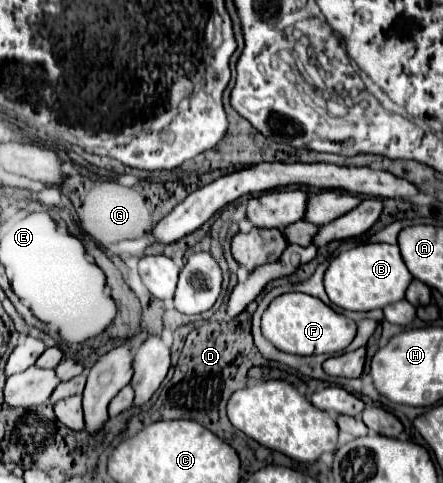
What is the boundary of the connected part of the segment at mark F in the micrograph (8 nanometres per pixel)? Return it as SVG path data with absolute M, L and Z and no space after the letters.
M288 292L274 298L266 308L262 316L262 334L268 342L276 344L276 348L288 354L340 354L354 340L356 324L354 320L326 306L320 298L302 292Z

